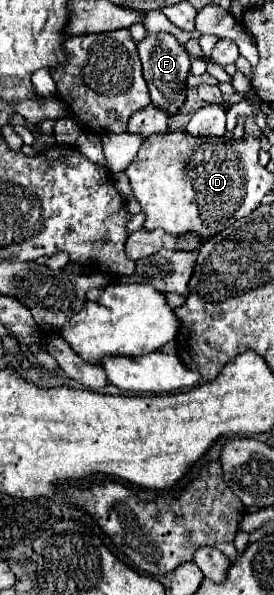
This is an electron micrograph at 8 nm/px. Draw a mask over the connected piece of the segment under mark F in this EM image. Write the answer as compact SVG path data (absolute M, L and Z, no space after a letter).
M150 33L144 41L138 43L138 53L144 67L144 79L150 89L152 105L166 111L168 115L178 113L178 109L186 101L186 79L190 75L190 55L178 43L178 39L170 33Z

